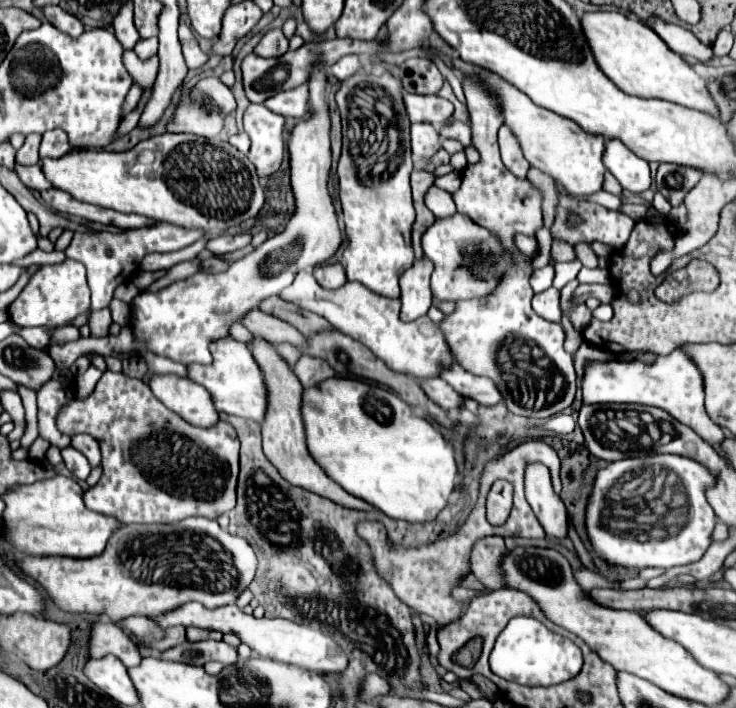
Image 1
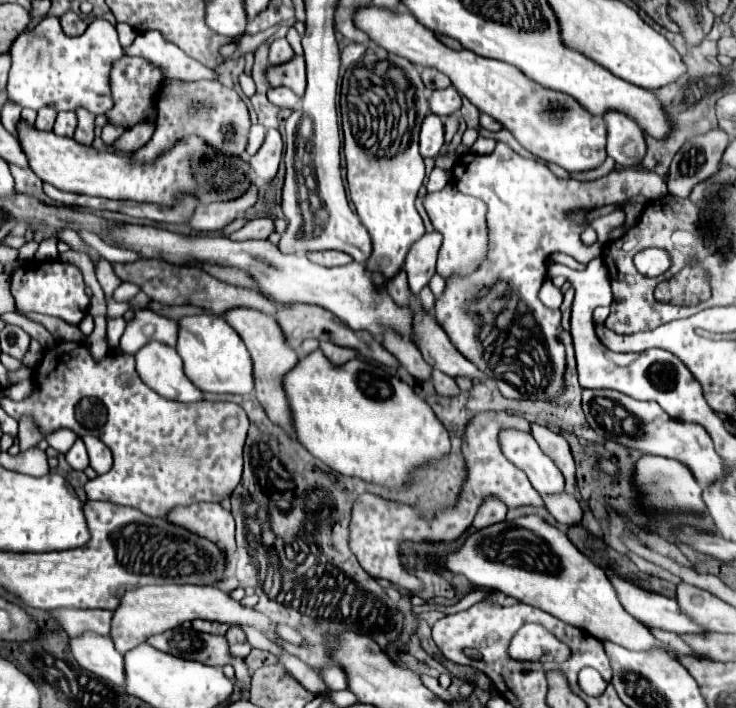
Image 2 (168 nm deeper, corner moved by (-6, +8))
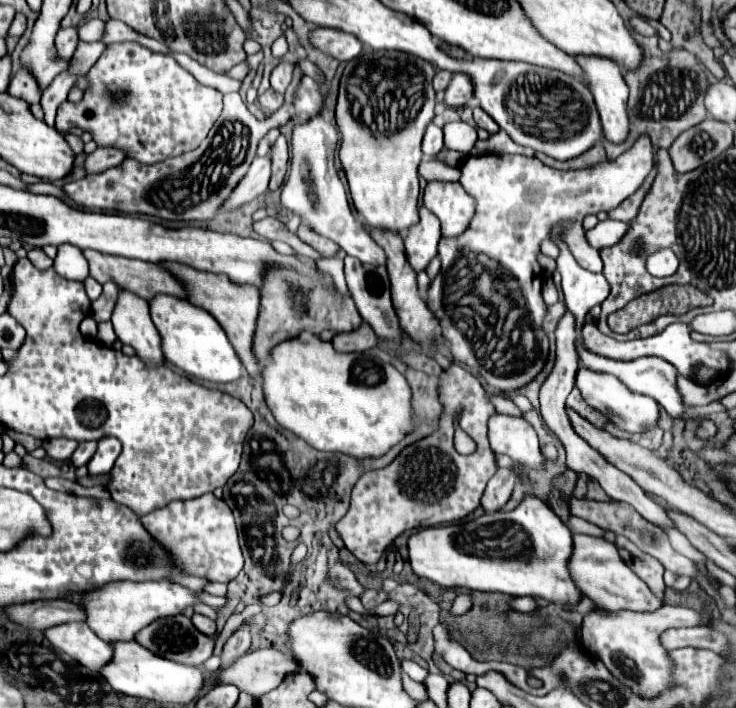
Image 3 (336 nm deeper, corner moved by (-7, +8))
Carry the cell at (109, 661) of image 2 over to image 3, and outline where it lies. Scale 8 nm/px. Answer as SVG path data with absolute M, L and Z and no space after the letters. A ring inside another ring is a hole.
M86 622L58 624L56 628L44 630L44 636L52 642L52 646L60 648L90 670L98 670L100 664L106 664L112 656L110 644L100 640Z

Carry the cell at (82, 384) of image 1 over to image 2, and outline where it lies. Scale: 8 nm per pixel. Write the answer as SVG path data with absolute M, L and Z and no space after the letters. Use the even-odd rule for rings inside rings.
M93 316L95 320L95 330L91 336L87 336L87 344L89 344L89 352L95 360L105 358L108 353L107 338L105 338L105 316Z

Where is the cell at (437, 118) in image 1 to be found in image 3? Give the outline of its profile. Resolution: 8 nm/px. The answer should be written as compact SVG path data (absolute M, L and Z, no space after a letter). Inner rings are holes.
M456 72L450 86L444 92L444 102L452 108L460 108L460 106L466 106L472 98L474 98L472 78L468 78L468 74L464 72Z

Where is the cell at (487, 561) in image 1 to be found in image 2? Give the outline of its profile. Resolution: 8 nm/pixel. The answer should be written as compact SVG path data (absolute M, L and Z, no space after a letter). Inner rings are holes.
M487 498L483 508L479 508L479 512L477 512L475 520L473 520L473 528L479 530L479 528L487 528L491 524L503 522L505 514L507 514L507 508L505 508L503 502L499 502L495 498Z

